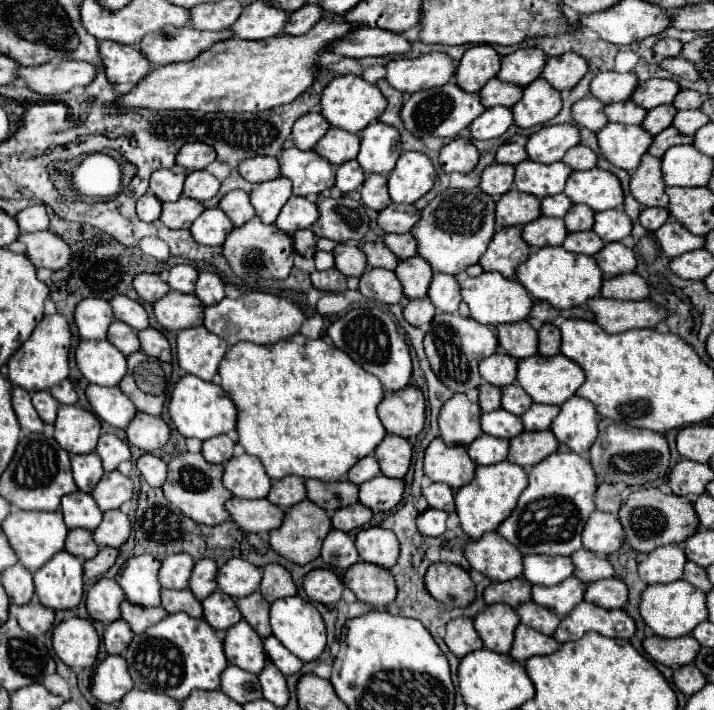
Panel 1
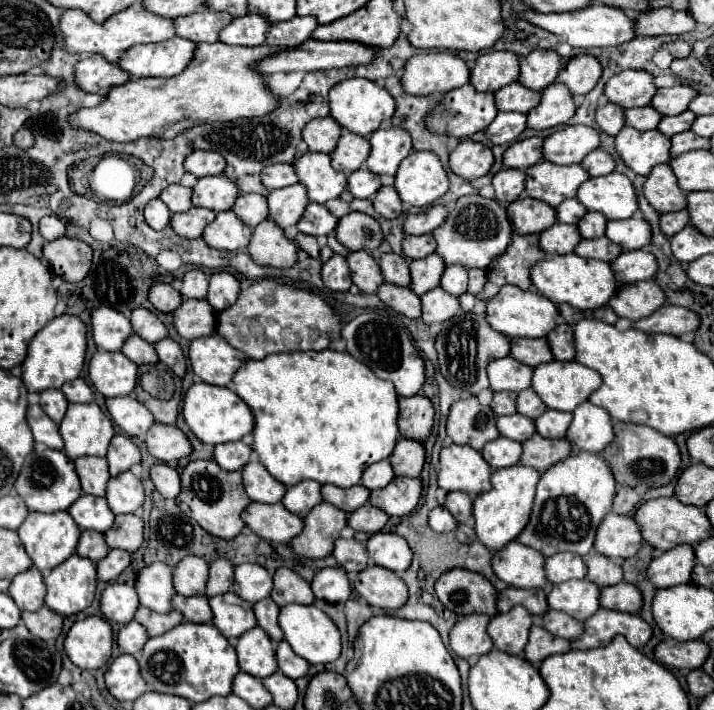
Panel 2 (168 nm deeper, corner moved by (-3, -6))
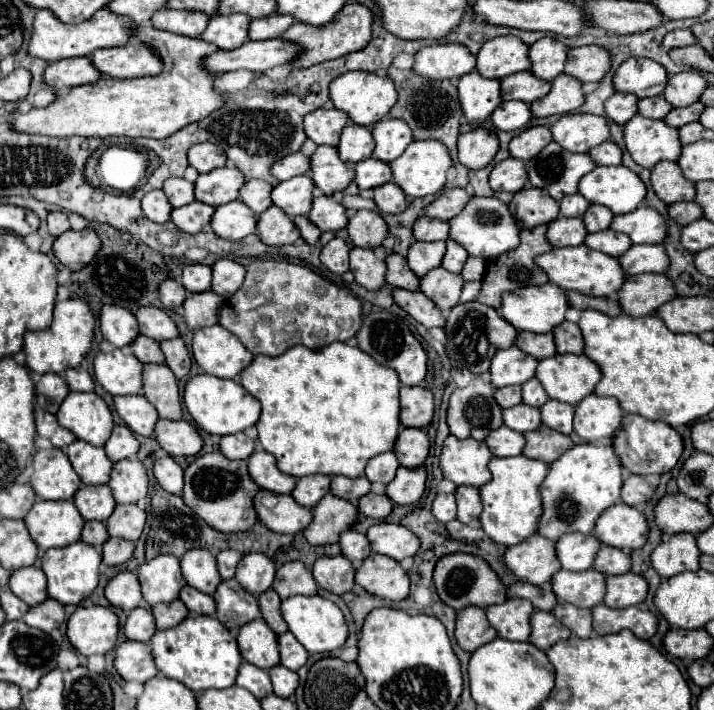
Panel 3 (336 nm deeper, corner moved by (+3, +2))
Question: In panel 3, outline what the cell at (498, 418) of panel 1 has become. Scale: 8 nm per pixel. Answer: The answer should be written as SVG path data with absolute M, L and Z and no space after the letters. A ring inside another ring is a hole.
M521 403L517 407L503 409L503 421L507 427L511 427L519 433L527 433L527 431L533 431L541 425L541 413L537 407ZM529 421L539 421L539 423L529 423Z

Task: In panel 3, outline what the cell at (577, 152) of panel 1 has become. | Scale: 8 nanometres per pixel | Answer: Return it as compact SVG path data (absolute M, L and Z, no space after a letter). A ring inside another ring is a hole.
M605 141L603 145L597 145L595 149L589 151L589 155L599 165L621 165L621 157L623 157L621 149L613 141Z

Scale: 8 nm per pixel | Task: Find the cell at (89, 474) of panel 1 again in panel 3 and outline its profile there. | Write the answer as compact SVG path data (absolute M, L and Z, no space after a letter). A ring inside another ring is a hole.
M75 441L67 449L73 469L87 485L103 485L111 479L111 459L107 459L103 447L95 447L87 441Z

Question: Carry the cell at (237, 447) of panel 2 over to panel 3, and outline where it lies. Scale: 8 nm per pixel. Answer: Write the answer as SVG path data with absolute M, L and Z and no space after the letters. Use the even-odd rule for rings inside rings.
M245 433L225 435L225 437L221 437L219 445L227 459L249 459L251 453L255 451L255 441L249 439Z

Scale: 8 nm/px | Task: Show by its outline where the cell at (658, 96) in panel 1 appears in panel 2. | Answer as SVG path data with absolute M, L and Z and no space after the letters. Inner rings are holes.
M677 83L667 89L657 89L655 97L651 99L651 107L657 109L661 115L675 115L687 109L689 101L697 95L695 89L691 89L685 83Z

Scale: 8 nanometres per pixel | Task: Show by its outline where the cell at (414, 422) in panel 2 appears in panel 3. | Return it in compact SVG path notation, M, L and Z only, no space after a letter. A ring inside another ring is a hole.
M401 387L401 425L427 427L433 419L433 393L425 387Z

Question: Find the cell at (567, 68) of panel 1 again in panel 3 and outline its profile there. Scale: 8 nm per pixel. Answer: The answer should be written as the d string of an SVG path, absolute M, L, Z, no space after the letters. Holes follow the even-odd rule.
M585 45L569 51L565 73L579 81L601 81L611 69L611 53L599 45Z

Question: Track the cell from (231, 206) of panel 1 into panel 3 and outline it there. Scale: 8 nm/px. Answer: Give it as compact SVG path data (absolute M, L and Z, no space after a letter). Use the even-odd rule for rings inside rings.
M251 179L243 185L243 189L239 191L239 199L253 209L255 215L263 213L265 209L269 209L273 205L271 201L271 191L273 191L273 185L269 185L267 181L261 181L261 179Z

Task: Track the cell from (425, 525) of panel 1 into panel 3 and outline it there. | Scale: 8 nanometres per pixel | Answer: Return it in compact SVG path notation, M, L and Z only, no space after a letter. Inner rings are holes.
M439 493L433 501L433 515L437 521L443 521L443 523L457 519L455 493Z

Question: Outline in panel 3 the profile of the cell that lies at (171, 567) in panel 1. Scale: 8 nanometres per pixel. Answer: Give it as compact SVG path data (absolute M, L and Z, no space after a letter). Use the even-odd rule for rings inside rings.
M191 549L181 557L181 569L187 579L187 585L213 595L217 585L221 583L221 575L217 571L217 559L209 549Z

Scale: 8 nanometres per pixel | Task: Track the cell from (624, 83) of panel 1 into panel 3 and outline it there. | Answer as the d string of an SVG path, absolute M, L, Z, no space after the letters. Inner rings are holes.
M627 59L615 73L615 89L635 93L639 99L661 95L667 85L667 71L653 59Z

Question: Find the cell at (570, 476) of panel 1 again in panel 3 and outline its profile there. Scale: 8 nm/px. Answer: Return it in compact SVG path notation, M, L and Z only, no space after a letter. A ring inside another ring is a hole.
M573 445L549 467L549 475L541 485L543 517L539 533L551 541L557 541L565 533L591 533L597 517L621 497L623 487L623 465L615 455L613 447L605 445Z

